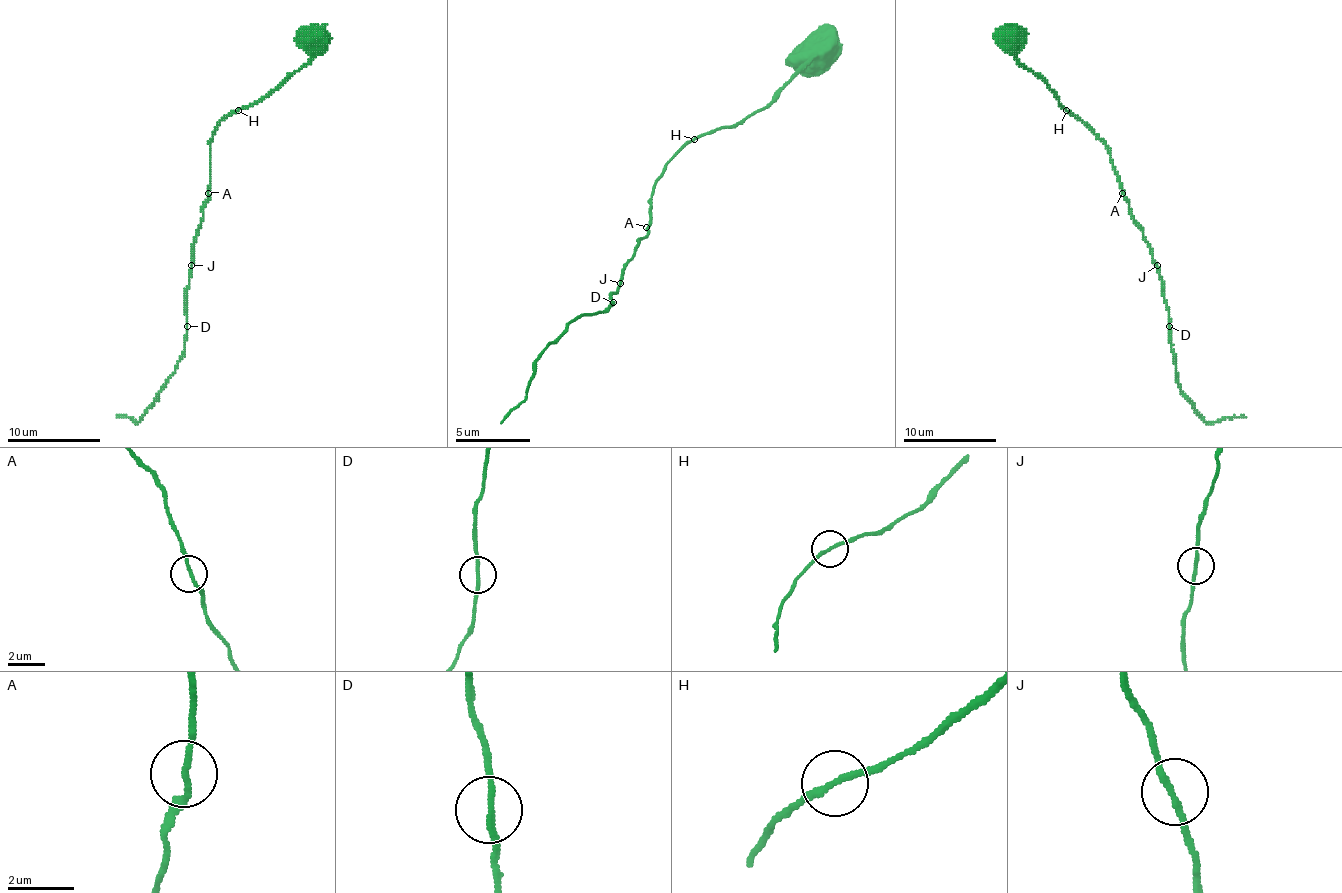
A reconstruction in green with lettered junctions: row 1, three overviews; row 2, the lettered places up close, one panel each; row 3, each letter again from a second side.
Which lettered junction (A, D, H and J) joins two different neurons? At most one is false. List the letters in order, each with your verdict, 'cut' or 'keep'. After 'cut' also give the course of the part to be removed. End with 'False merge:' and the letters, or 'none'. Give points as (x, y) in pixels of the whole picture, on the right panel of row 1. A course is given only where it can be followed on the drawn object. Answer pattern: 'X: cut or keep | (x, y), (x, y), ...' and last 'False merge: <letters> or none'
A: keep
D: keep
H: keep
J: keep
False merge: none

